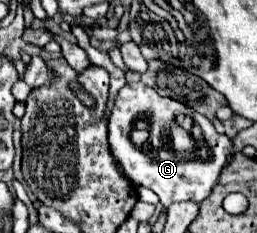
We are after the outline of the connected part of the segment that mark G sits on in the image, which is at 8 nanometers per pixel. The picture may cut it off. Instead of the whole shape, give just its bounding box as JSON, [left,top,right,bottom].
[108,83,232,207]

